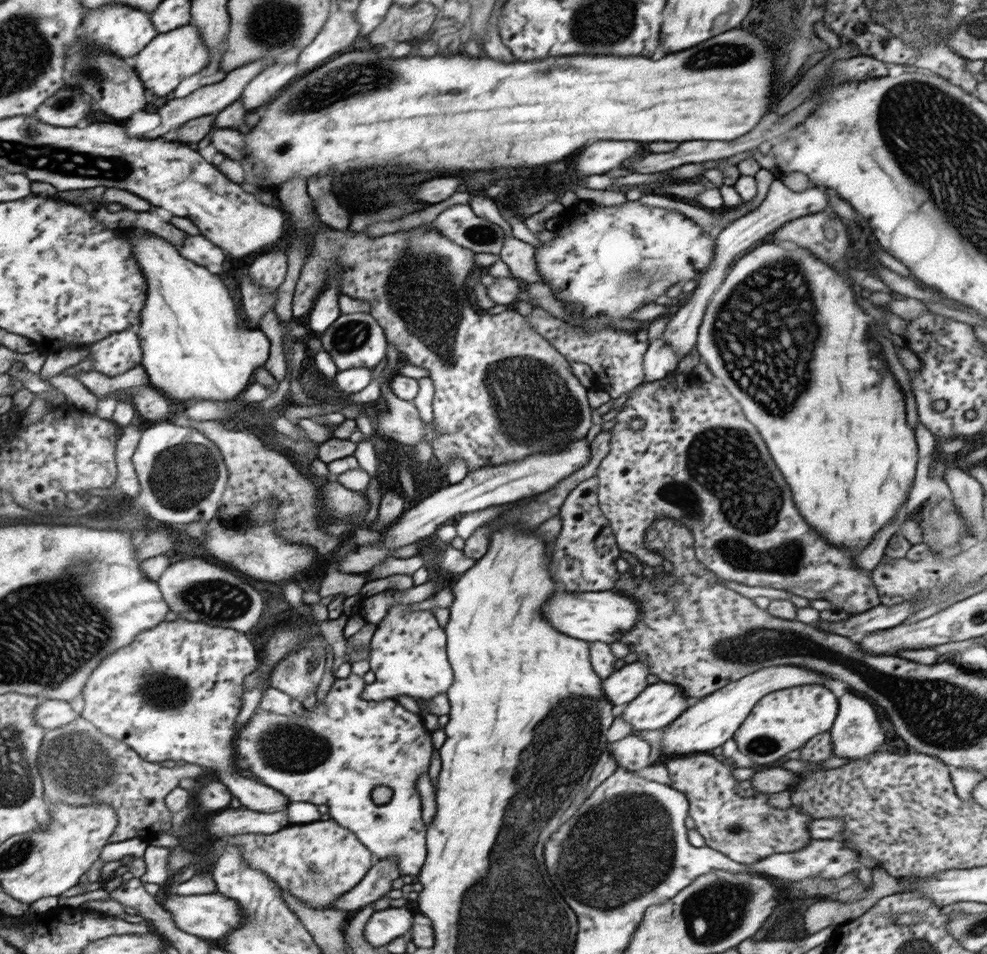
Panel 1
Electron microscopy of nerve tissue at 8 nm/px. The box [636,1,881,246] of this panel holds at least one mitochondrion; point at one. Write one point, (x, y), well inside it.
(698, 62)

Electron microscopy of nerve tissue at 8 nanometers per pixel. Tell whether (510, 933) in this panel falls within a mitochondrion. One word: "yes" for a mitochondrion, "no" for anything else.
yes

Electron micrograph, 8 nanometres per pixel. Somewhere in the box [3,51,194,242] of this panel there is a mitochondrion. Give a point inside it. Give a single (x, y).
(97, 73)

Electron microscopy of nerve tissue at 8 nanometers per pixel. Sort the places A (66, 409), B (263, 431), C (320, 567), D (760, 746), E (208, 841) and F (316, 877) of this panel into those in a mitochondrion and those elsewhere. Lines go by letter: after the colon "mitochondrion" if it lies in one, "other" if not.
A: other
B: other
C: other
D: mitochondrion
E: other
F: mitochondrion

